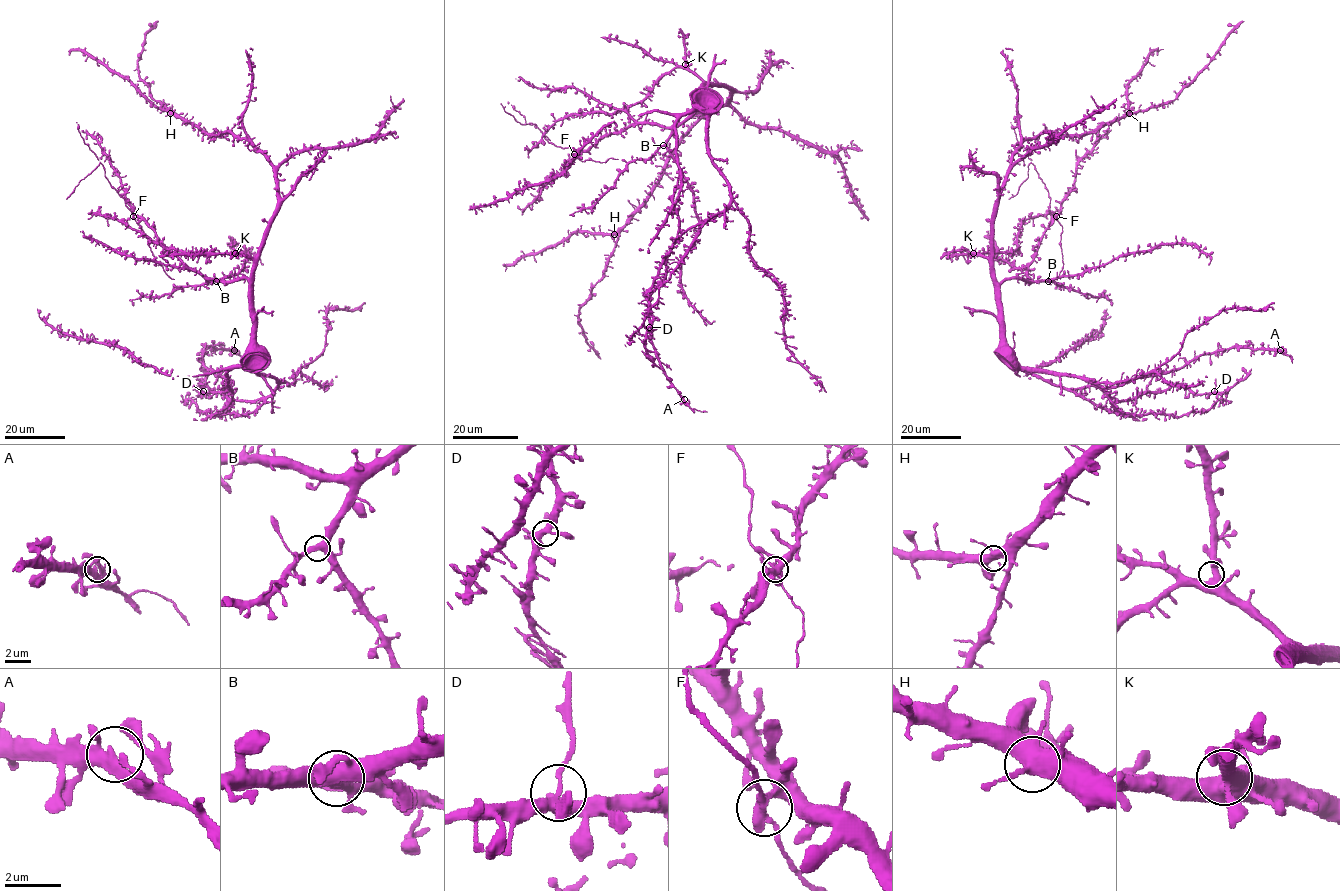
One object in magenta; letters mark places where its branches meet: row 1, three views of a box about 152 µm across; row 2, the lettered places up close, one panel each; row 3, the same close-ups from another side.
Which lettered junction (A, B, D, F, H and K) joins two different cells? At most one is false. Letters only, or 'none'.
none

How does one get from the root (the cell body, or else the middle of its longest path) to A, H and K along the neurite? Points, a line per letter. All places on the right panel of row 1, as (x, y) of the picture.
A: (993, 261), (1011, 361), (1068, 388), (1121, 386), (1232, 348), (1280, 350)
H: (993, 261), (993, 211), (1010, 158), (1022, 143), (1043, 132), (1094, 132), (1129, 113)
K: (993, 261), (973, 253)

